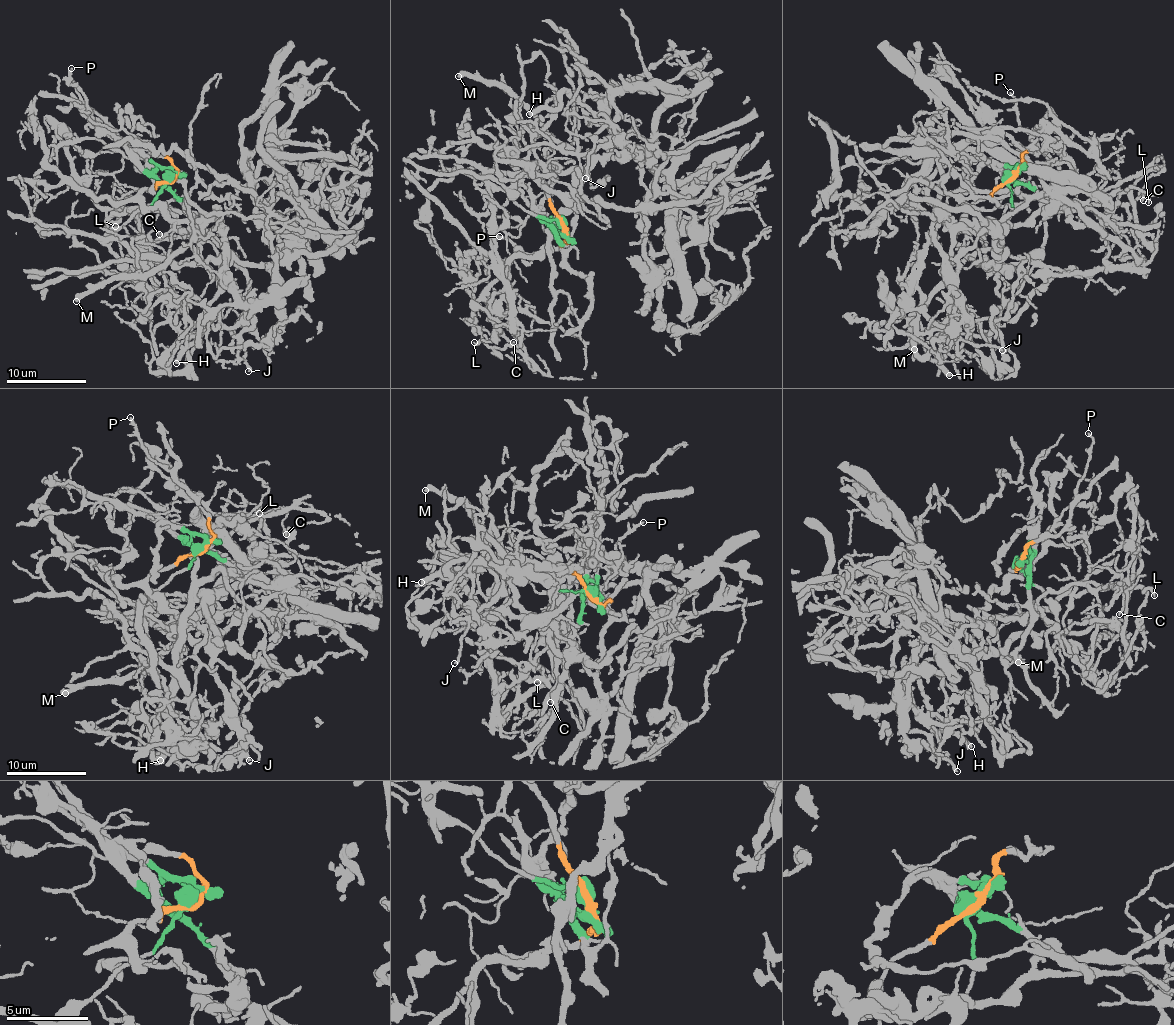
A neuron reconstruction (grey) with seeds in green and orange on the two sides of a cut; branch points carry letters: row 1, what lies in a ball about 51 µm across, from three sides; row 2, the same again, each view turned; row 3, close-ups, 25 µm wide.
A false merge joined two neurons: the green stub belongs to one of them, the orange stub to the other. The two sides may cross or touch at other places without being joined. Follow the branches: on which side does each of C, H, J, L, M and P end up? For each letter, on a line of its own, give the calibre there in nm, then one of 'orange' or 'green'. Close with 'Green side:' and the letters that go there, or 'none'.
C: 130 nm thick; green
H: 420 nm thick; orange
J: 200 nm thick; orange
L: 220 nm thick; orange
M: 440 nm thick; orange
P: 140 nm thick; orange
Green side: C

